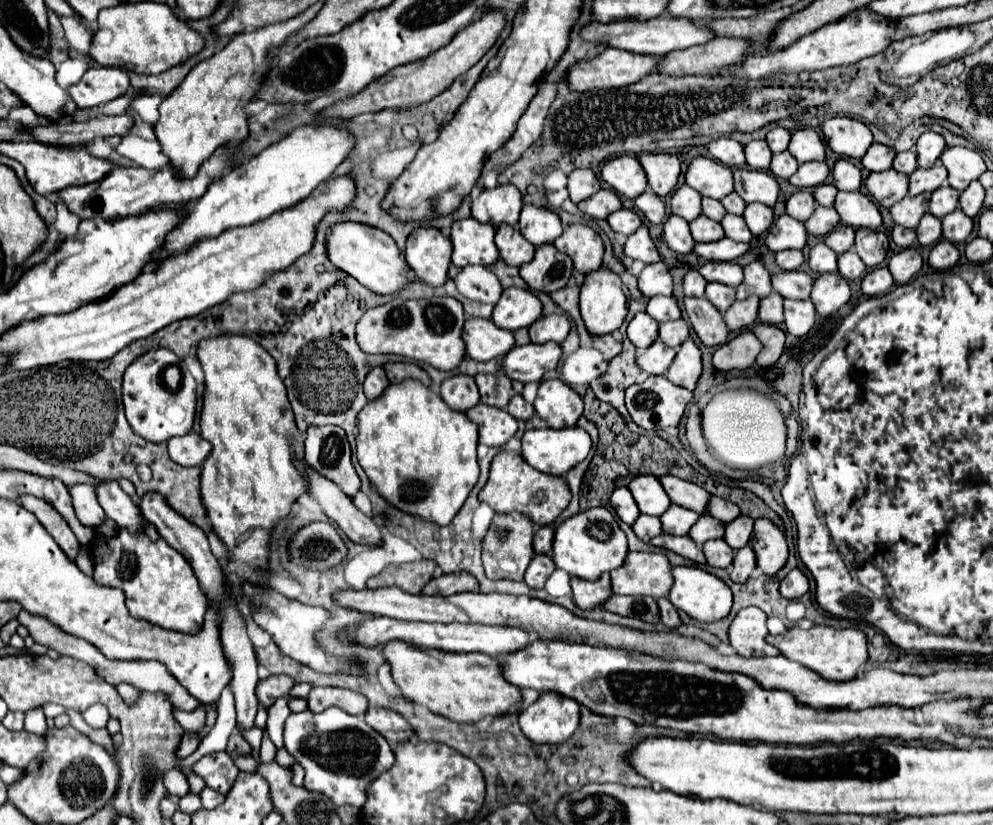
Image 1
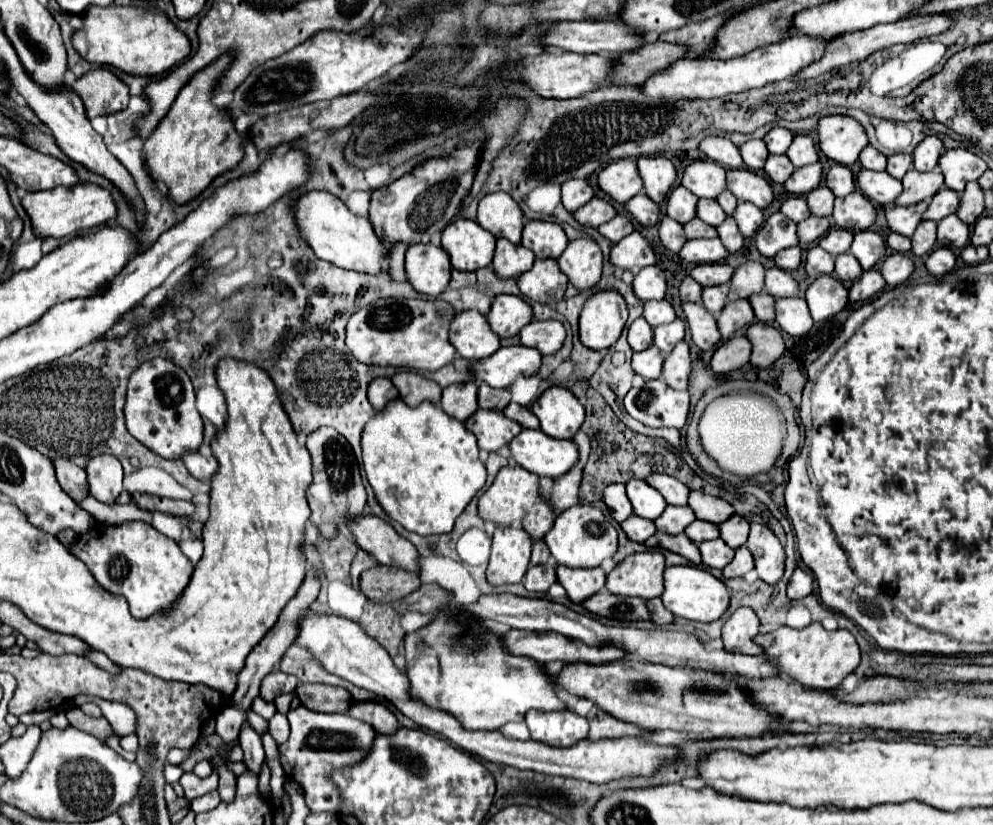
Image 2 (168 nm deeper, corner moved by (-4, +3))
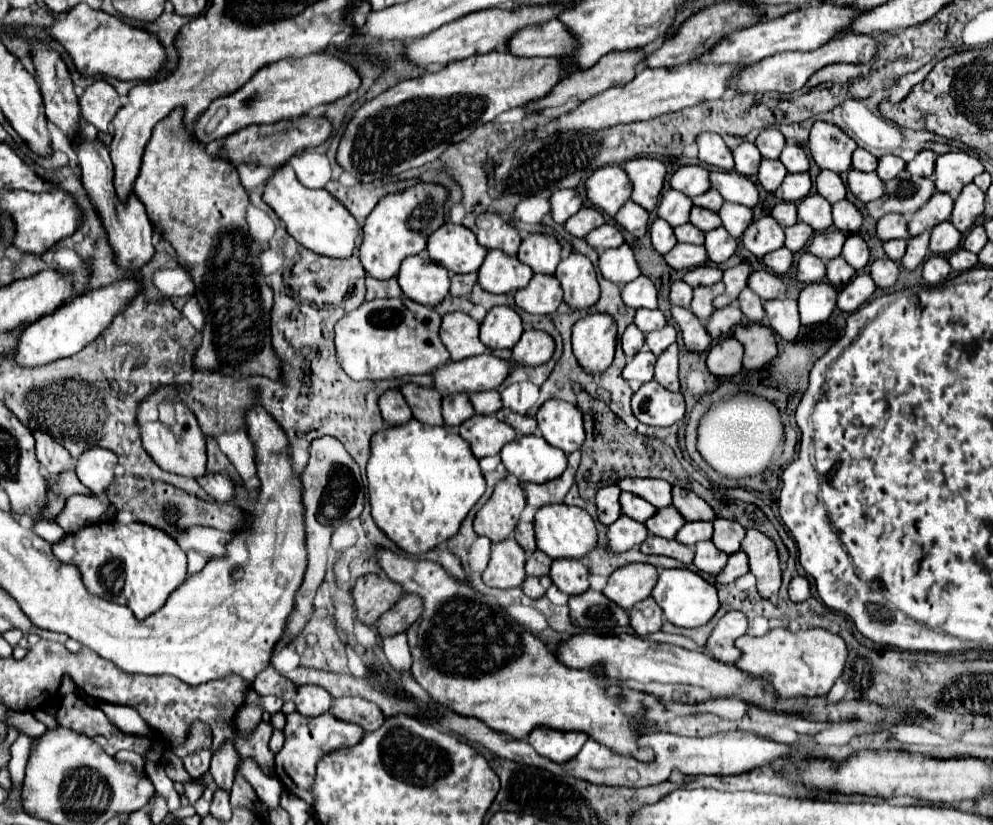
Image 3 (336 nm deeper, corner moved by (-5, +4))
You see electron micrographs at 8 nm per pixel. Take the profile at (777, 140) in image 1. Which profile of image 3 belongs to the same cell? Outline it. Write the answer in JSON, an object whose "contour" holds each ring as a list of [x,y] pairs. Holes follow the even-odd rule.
{"contour":[[[762,130],[760,136],[756,138],[756,146],[758,146],[758,150],[760,150],[760,154],[764,158],[774,160],[784,150],[786,140],[784,140],[784,136],[782,136],[780,130]]]}

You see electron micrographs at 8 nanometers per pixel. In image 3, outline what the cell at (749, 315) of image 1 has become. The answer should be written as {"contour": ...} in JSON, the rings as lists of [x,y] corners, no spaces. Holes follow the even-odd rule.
{"contour":[[[732,304],[732,306],[726,306],[726,308],[722,308],[722,310],[714,310],[714,314],[712,314],[712,318],[710,318],[710,322],[708,322],[706,328],[708,328],[708,332],[710,332],[710,336],[712,336],[714,340],[720,340],[720,338],[726,336],[736,324],[740,324],[742,318],[744,318],[742,310],[740,310],[736,304]]]}

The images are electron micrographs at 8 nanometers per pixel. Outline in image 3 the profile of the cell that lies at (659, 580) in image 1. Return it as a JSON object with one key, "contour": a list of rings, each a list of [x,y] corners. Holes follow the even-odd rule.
{"contour":[[[626,564],[610,574],[602,592],[618,606],[628,610],[652,594],[656,580],[658,570],[652,564]]]}

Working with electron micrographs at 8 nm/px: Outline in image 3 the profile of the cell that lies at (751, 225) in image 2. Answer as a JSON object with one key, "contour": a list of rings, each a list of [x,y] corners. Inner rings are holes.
{"contour":[[[726,202],[722,206],[722,210],[718,212],[720,218],[722,218],[722,226],[730,232],[730,236],[734,238],[740,238],[746,230],[746,226],[752,222],[752,210],[742,206],[742,204],[732,204],[732,202]]]}

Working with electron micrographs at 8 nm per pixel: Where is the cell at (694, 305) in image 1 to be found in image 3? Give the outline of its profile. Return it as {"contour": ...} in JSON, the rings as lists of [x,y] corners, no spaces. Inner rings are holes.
{"contour":[[[674,306],[672,308],[672,318],[680,326],[680,332],[682,332],[682,338],[684,338],[684,346],[688,350],[692,350],[692,352],[704,352],[704,350],[710,348],[712,338],[708,334],[706,326],[688,308]]]}

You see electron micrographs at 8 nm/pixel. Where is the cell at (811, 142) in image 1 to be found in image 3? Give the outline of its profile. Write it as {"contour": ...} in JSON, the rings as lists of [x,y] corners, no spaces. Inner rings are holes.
{"contour":[[[786,146],[780,160],[788,172],[806,172],[810,168],[810,158],[806,156],[802,146]]]}

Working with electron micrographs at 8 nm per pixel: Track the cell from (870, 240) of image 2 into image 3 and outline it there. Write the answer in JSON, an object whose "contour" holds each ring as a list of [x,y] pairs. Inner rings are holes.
{"contour":[[[852,234],[852,236],[846,238],[842,256],[846,258],[846,262],[850,266],[854,266],[856,270],[862,270],[870,262],[870,248],[868,248],[868,244],[866,244],[866,240],[862,236]]]}

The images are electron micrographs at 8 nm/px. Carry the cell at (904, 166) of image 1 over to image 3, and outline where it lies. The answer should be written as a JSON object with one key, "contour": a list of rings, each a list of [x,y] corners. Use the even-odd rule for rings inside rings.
{"contour":[[[886,154],[886,156],[882,156],[882,158],[878,160],[878,170],[876,170],[876,174],[878,174],[884,182],[888,182],[888,180],[892,180],[898,172],[902,172],[904,168],[906,168],[906,162],[904,162],[900,156]]]}

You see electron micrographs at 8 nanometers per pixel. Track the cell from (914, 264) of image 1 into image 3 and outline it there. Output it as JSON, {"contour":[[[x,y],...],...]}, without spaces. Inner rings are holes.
{"contour":[[[880,258],[872,262],[870,276],[878,288],[890,288],[892,284],[896,284],[898,274],[900,274],[900,266],[890,258]]]}

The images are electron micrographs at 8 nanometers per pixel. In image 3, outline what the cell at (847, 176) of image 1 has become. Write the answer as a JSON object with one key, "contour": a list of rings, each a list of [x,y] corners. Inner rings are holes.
{"contour":[[[822,170],[818,174],[818,178],[816,178],[816,190],[830,204],[846,198],[846,184],[842,182],[842,178],[836,172],[830,172],[830,170]]]}

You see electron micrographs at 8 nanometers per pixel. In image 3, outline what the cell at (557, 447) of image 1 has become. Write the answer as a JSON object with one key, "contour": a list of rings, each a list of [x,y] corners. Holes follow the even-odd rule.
{"contour":[[[530,434],[508,442],[500,452],[502,464],[520,482],[544,484],[562,476],[568,466],[568,456],[560,448],[546,444],[542,436]]]}

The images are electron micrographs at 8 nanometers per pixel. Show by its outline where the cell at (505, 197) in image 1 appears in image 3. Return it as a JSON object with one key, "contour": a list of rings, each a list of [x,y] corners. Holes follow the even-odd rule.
{"contour":[[[484,212],[476,218],[476,236],[478,242],[486,248],[500,248],[508,254],[516,254],[520,246],[520,232],[516,226],[506,222],[496,212]]]}

